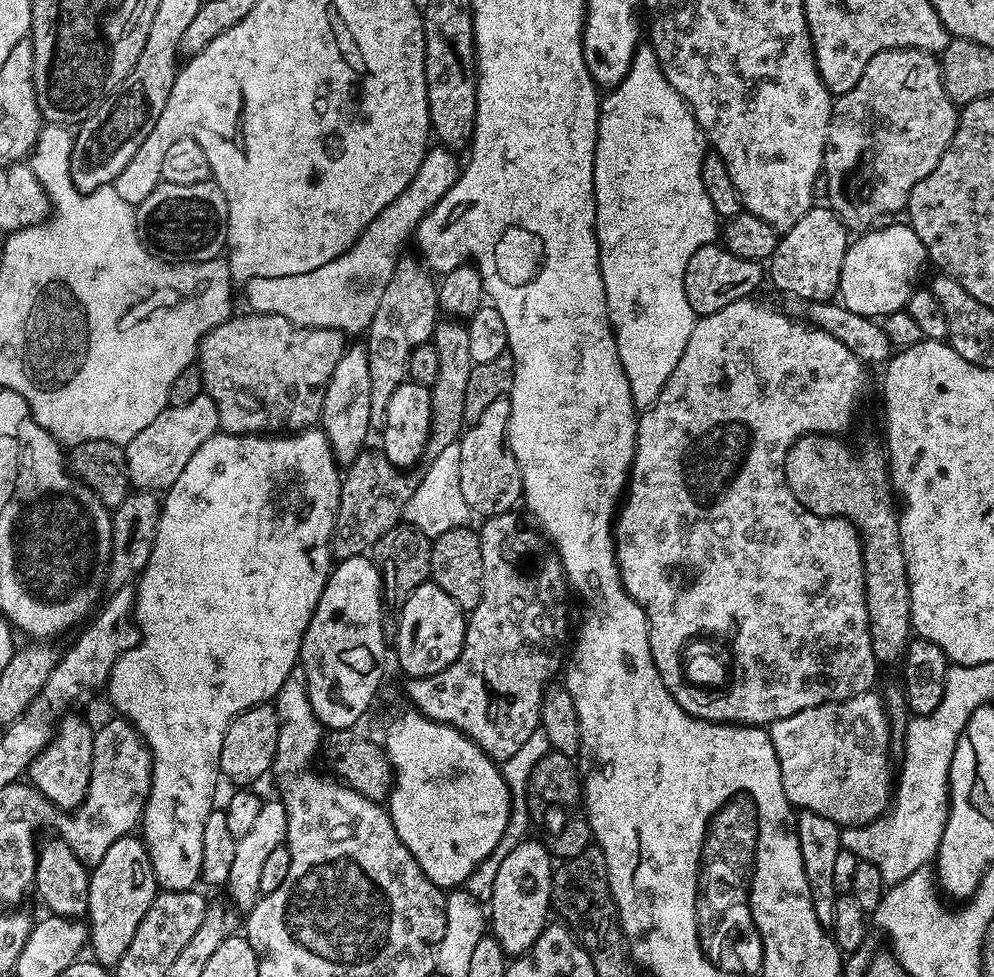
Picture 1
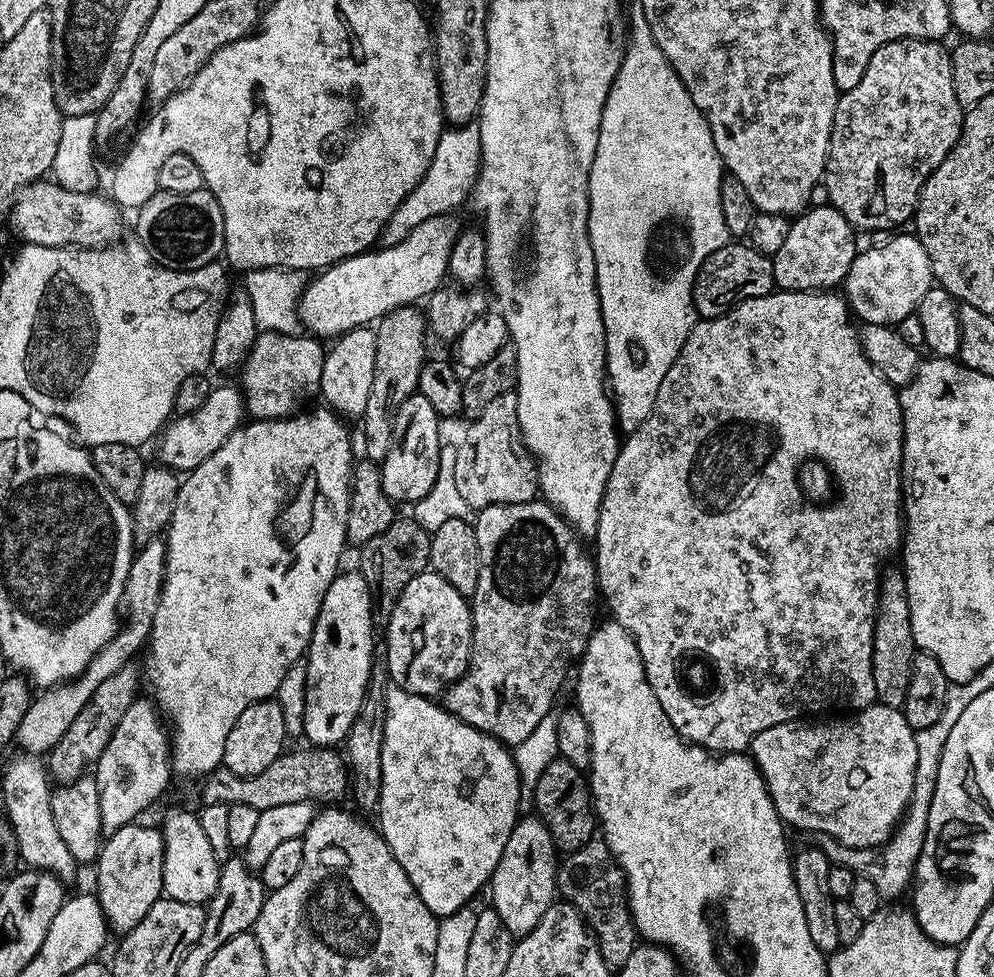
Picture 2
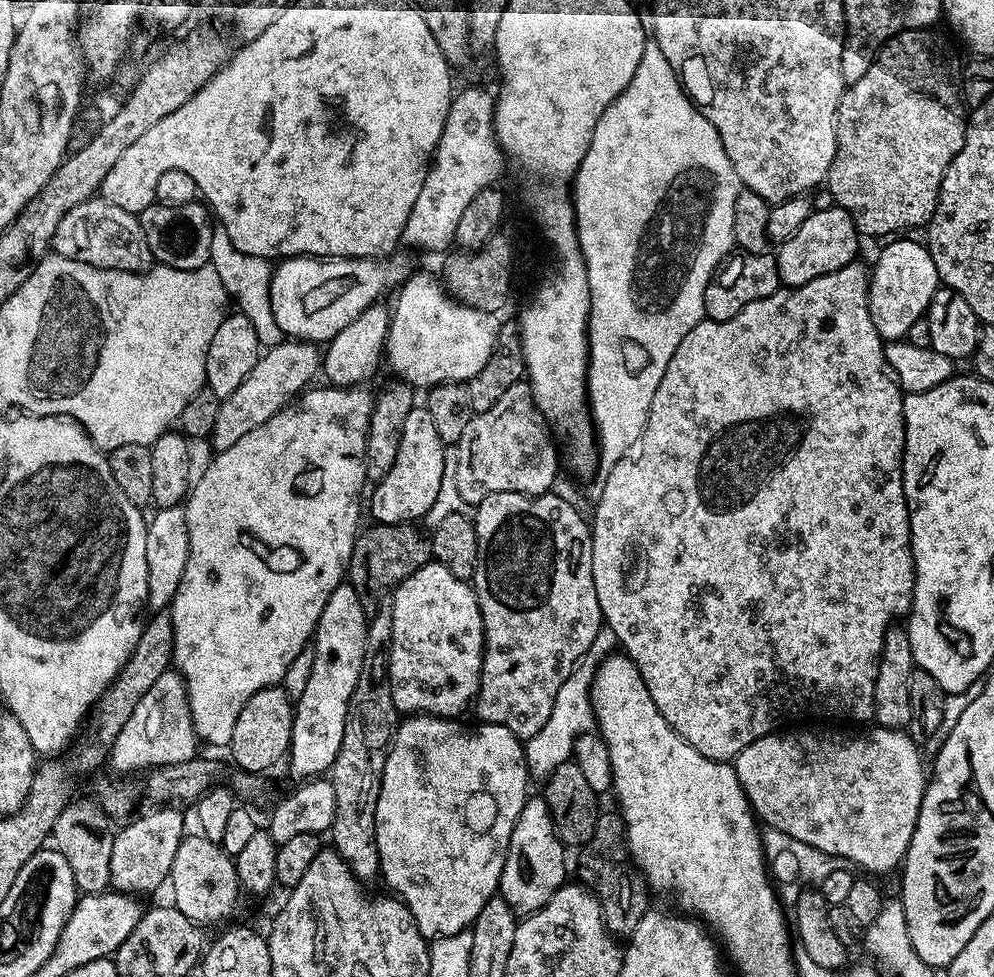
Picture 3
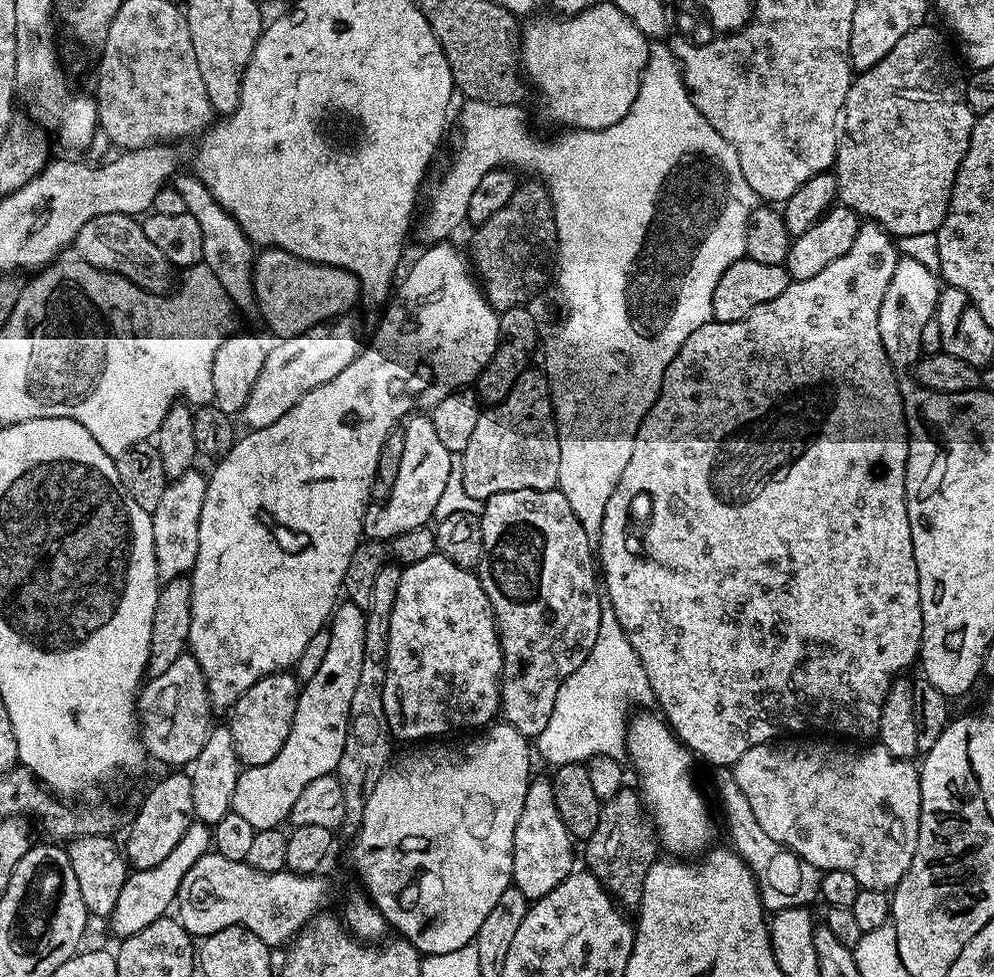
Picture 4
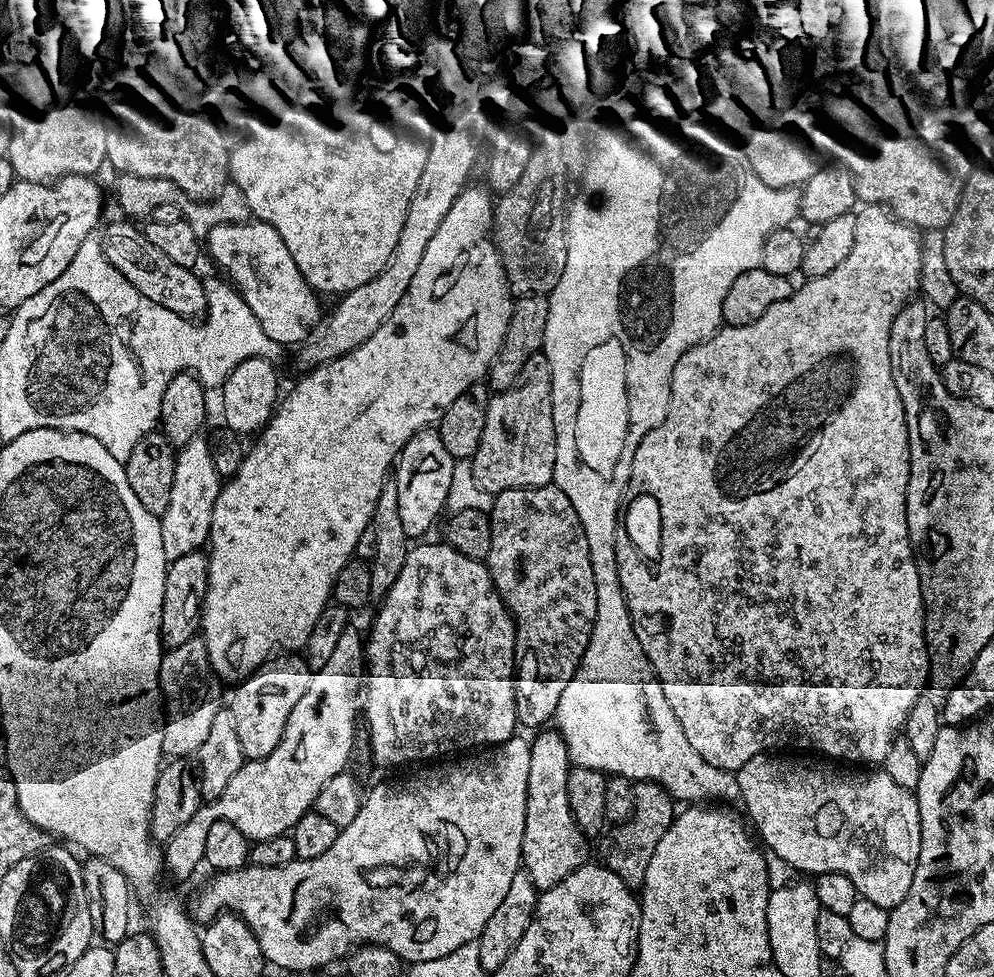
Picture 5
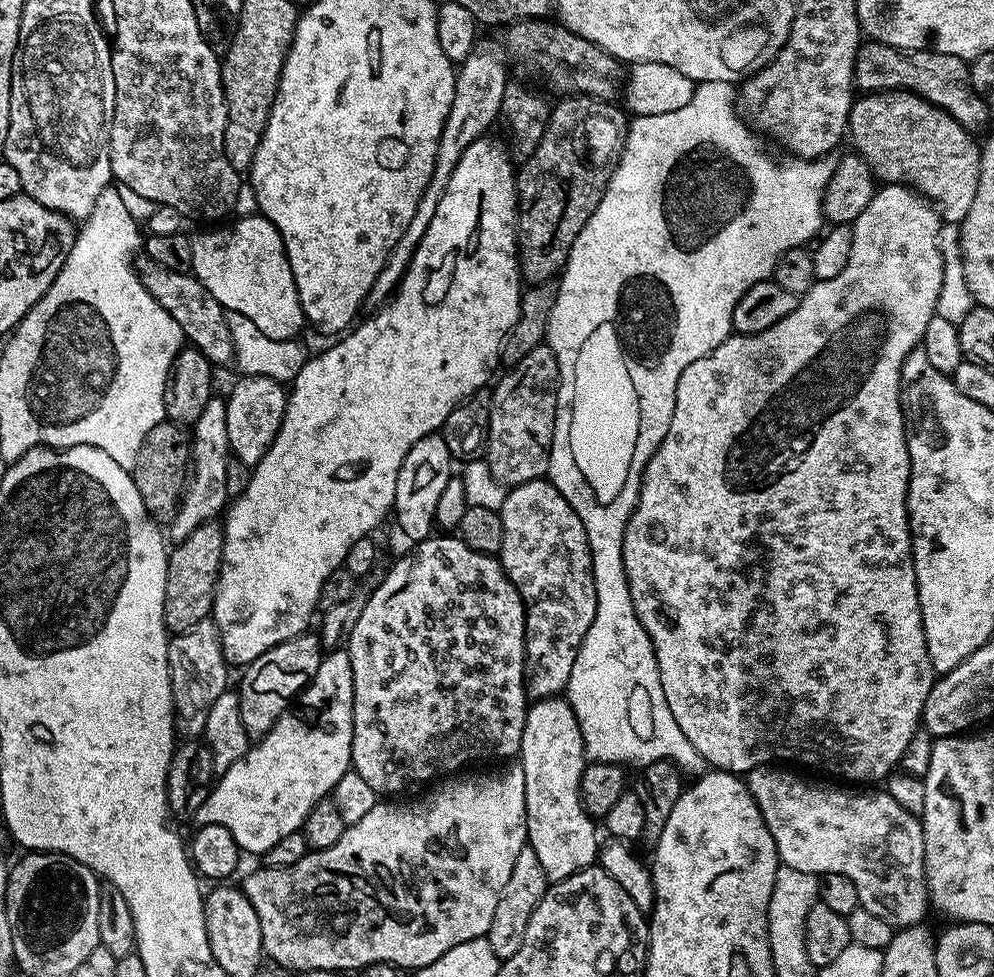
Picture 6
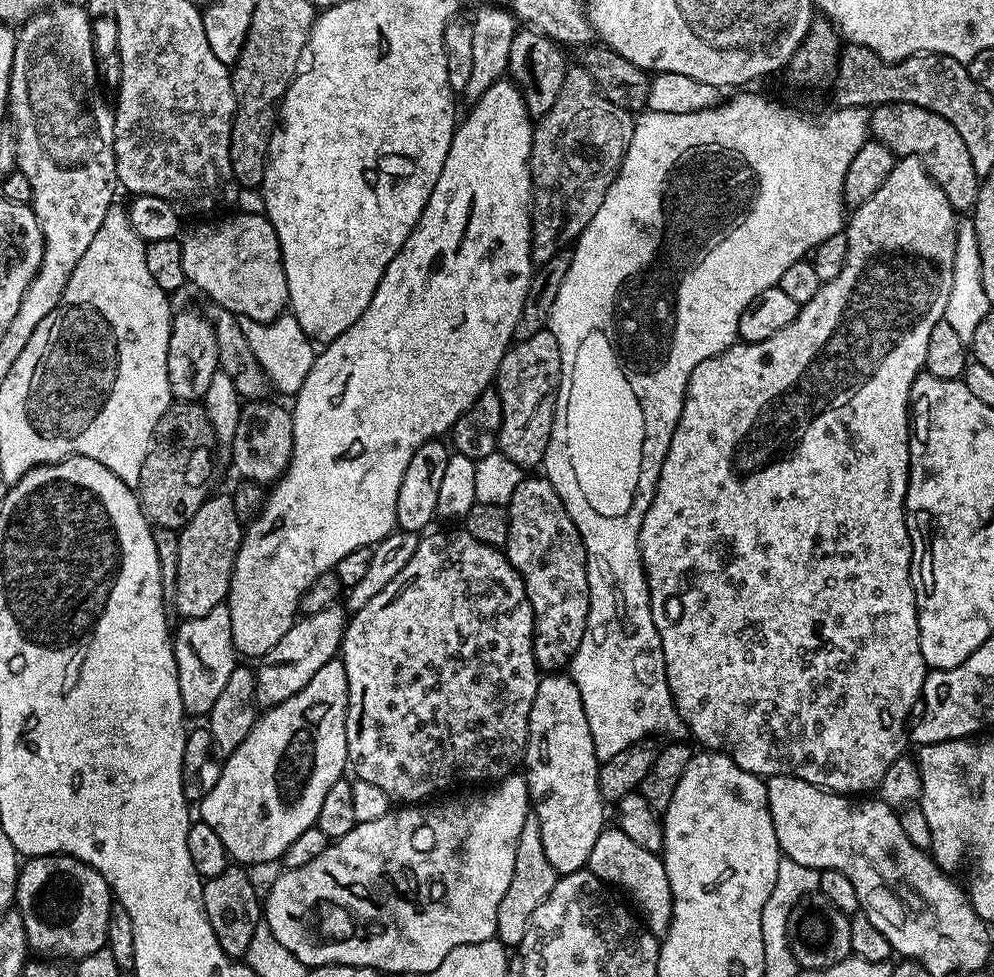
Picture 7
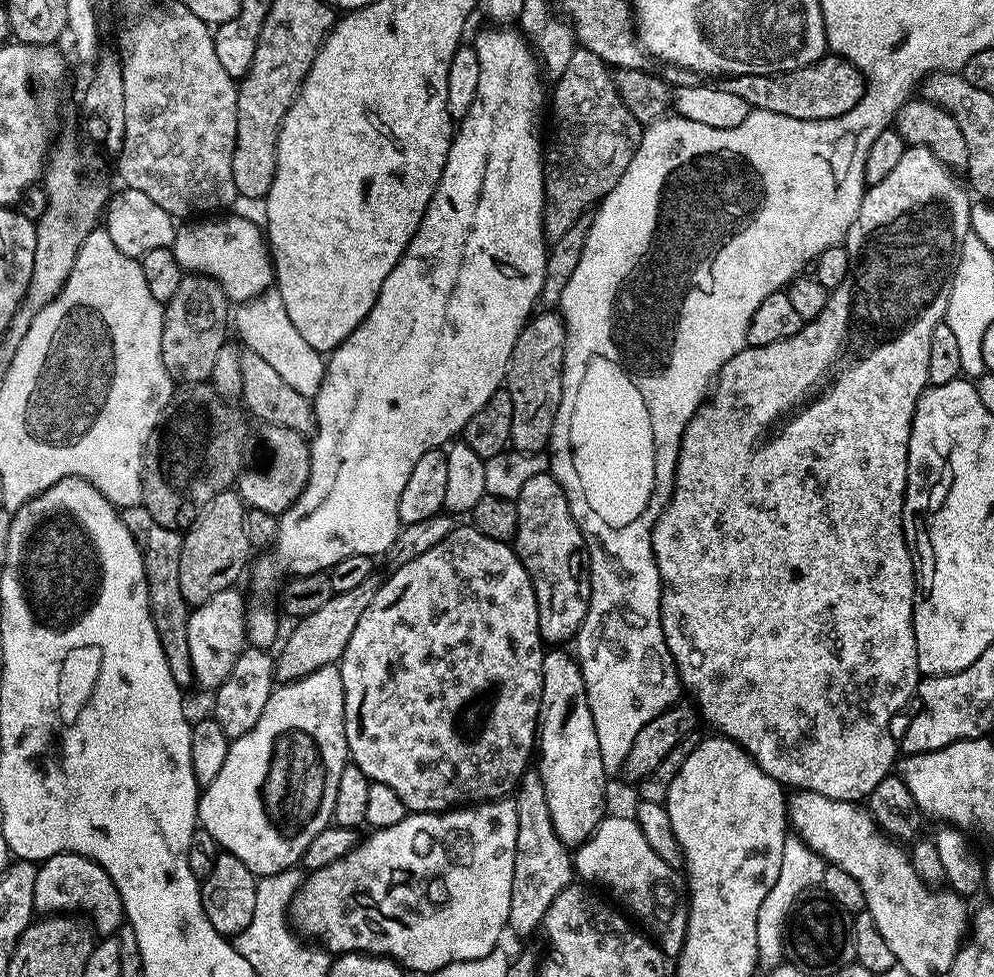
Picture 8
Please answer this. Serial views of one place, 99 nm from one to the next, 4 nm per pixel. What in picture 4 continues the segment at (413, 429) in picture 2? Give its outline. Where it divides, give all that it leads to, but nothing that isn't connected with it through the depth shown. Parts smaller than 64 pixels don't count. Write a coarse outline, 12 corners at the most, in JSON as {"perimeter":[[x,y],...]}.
{"perimeter":[[431,415],[407,417],[394,490],[364,511],[387,542],[435,517],[454,456]]}

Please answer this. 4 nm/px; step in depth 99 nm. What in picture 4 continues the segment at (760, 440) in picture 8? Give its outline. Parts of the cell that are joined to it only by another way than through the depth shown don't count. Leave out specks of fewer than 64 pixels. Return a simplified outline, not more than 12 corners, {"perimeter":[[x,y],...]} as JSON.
{"perimeter":[[854,246],[678,350],[602,588],[677,740],[868,742],[922,642]]}

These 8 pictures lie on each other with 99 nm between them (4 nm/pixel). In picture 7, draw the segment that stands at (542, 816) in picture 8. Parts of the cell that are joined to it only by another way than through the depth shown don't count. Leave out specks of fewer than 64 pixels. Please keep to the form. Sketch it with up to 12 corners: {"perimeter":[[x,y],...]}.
{"perimeter":[[538,818],[518,834],[495,939],[519,946],[558,873]]}

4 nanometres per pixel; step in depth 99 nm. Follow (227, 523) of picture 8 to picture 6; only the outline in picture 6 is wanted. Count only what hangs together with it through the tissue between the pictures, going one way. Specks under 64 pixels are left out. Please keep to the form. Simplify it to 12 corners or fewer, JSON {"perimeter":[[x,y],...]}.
{"perimeter":[[207,520],[168,553],[164,626],[209,619],[224,529]]}

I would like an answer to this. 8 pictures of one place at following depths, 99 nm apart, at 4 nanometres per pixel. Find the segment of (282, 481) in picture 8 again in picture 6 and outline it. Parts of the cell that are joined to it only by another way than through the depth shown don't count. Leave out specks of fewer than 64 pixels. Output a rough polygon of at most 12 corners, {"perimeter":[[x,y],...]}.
{"perimeter":[[243,375],[226,396],[231,453],[249,466],[273,444],[287,391]]}

